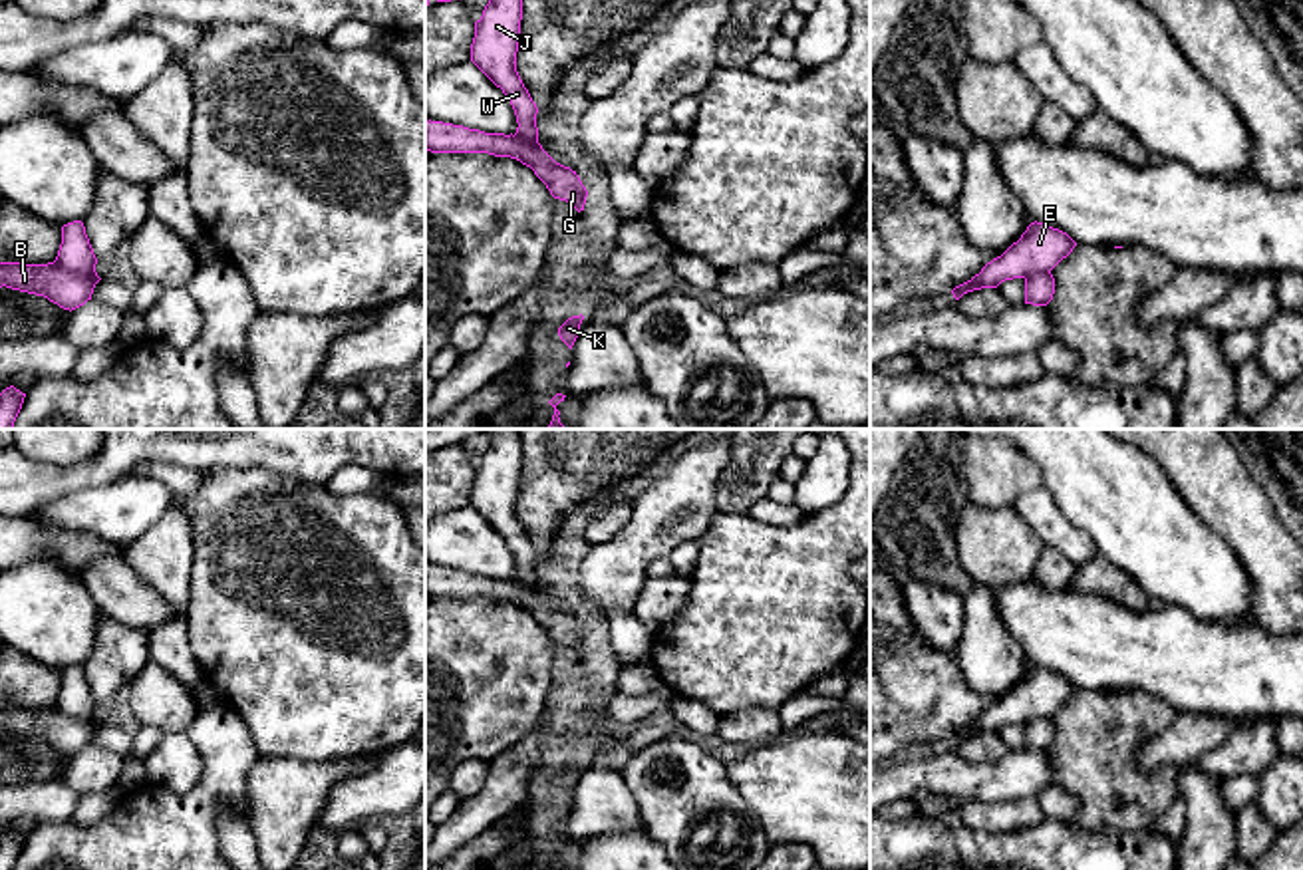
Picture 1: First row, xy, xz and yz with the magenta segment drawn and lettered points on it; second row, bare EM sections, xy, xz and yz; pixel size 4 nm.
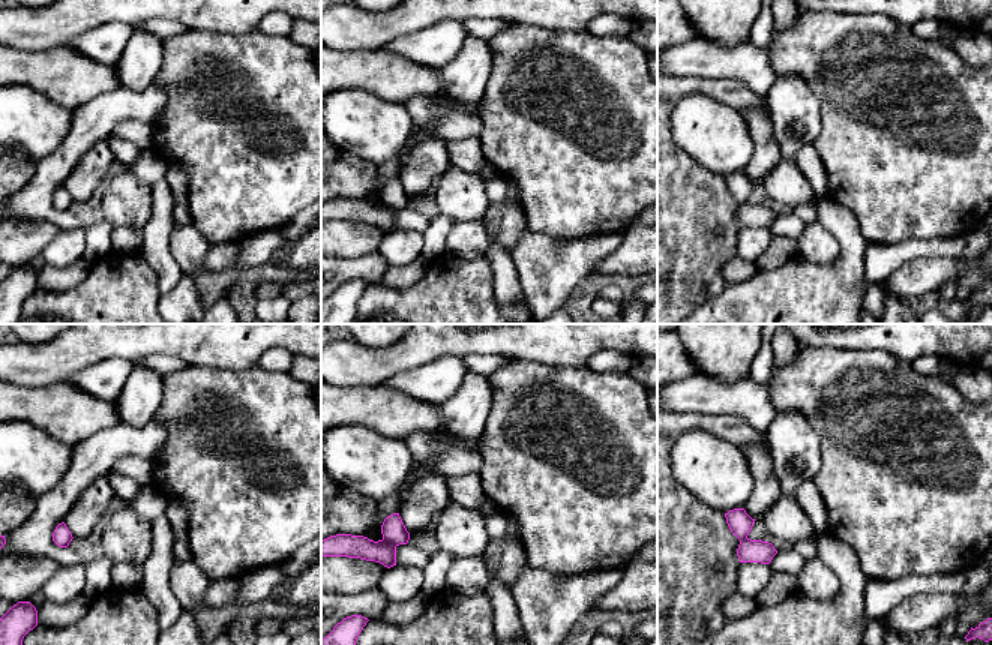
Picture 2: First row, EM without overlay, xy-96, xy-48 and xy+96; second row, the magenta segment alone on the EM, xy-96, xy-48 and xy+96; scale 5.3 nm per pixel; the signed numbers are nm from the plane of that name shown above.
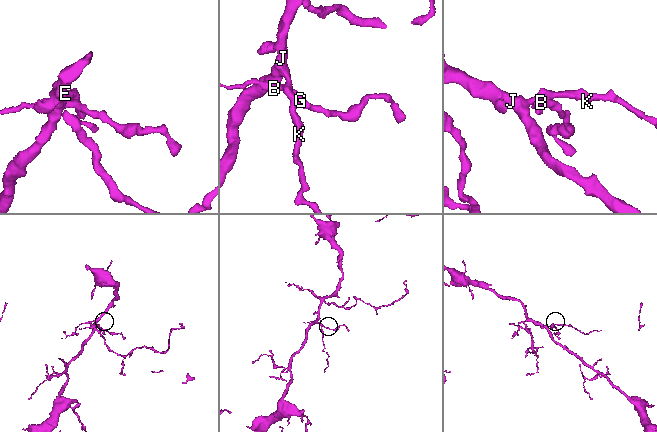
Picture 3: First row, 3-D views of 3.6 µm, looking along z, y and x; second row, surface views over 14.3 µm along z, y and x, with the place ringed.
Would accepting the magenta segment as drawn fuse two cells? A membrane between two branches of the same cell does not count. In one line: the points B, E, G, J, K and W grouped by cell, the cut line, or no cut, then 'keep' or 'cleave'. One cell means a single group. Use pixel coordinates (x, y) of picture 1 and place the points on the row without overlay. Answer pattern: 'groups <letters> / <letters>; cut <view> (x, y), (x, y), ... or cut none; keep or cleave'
groups B E G J K W; cut none; keep

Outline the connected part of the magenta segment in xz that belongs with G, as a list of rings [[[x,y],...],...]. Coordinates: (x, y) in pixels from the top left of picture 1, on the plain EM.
[[[425,429],[425,451],[433,437],[437,447],[451,447],[463,445],[473,435],[487,435],[491,445],[475,467],[471,507],[510,544],[518,572],[514,580],[505,580],[429,564],[425,566],[425,596],[516,604],[534,616],[554,644],[566,646],[580,657],[588,636],[576,616],[556,608],[538,588],[538,552],[516,516],[522,465],[518,429]]]

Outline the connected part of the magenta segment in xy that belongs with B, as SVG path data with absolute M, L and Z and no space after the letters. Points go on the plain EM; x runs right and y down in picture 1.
M81 665L62 671L62 689L54 707L0 707L0 733L44 741L64 755L75 755L91 745L97 703Z

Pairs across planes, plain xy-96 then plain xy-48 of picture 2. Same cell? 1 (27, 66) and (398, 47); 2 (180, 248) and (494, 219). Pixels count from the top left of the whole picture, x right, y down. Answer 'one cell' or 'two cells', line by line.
1: two cells
2: two cells

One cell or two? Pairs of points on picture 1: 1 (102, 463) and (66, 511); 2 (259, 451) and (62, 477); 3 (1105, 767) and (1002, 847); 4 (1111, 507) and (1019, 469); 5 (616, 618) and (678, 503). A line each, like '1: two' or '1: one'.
1: two
2: one
3: two
4: two
5: two

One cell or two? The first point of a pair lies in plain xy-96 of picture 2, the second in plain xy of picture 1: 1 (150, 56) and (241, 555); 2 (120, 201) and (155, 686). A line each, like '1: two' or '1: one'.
1: two
2: one

